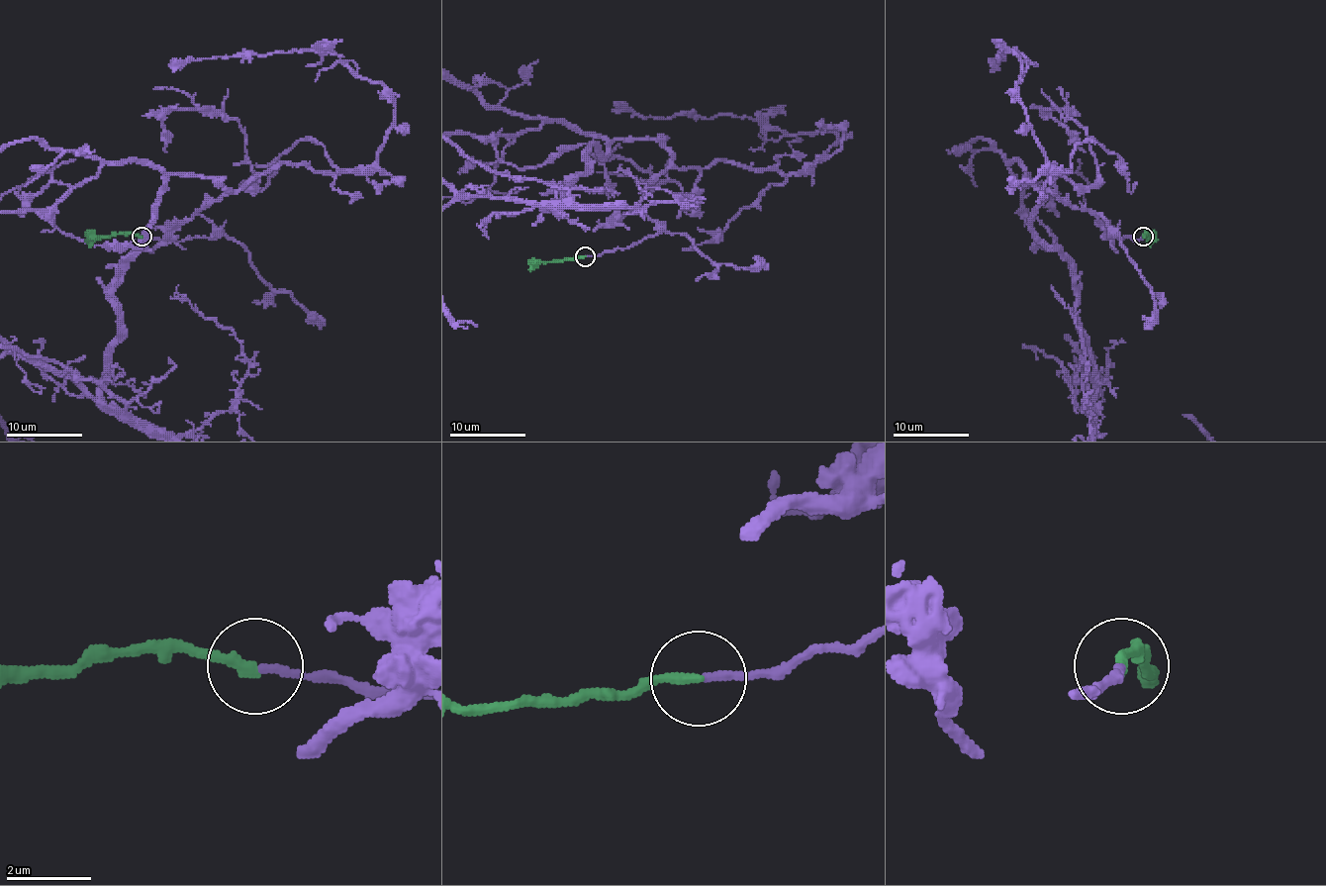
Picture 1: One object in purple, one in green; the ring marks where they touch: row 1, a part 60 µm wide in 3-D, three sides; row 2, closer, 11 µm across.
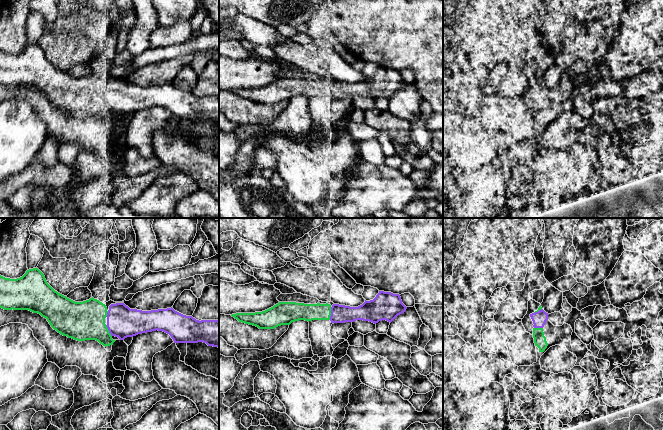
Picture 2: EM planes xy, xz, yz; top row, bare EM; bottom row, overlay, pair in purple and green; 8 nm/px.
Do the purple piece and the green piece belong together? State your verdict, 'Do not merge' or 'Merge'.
Merge

